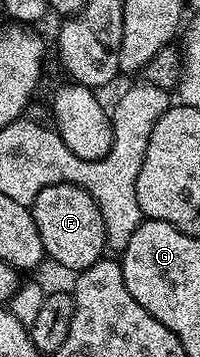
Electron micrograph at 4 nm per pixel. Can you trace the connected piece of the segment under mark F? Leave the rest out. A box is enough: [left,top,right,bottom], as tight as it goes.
[32,181,107,271]

